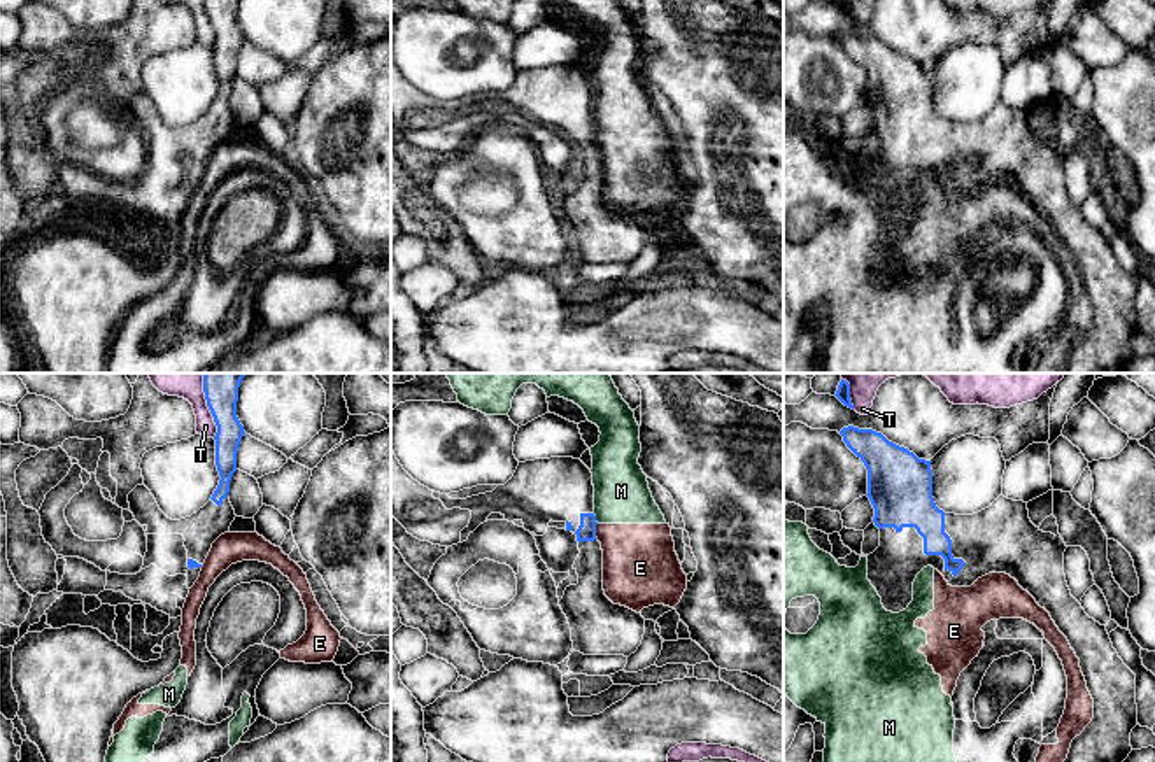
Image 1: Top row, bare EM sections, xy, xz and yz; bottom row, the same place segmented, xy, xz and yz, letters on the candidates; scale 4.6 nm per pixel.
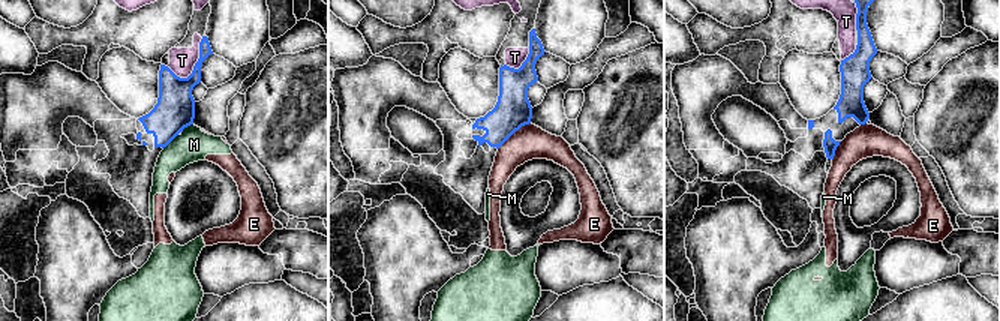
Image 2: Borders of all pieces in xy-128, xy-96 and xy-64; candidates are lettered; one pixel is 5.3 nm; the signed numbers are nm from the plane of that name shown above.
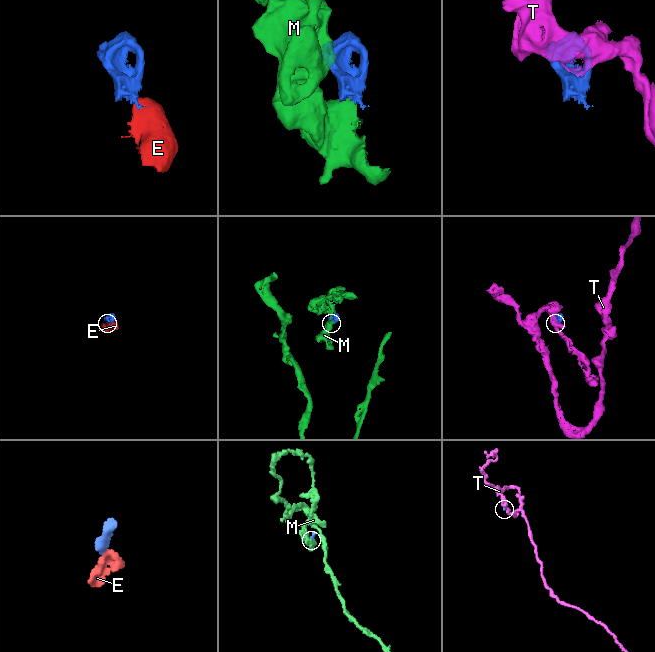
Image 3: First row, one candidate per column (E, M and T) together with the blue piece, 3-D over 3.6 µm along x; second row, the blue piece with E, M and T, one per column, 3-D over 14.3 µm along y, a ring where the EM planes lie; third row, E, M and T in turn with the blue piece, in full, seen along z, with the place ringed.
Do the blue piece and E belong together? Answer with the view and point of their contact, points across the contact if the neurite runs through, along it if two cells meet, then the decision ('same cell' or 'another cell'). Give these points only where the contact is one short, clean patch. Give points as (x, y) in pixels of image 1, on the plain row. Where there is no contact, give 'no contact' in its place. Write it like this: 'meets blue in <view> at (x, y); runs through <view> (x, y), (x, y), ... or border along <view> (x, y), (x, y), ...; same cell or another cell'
meets blue in xz at (595, 139); border along xz (596, 130), (598, 146); another cell

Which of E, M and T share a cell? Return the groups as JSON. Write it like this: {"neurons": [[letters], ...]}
{"neurons": [["E", "M"], ["T"]]}

